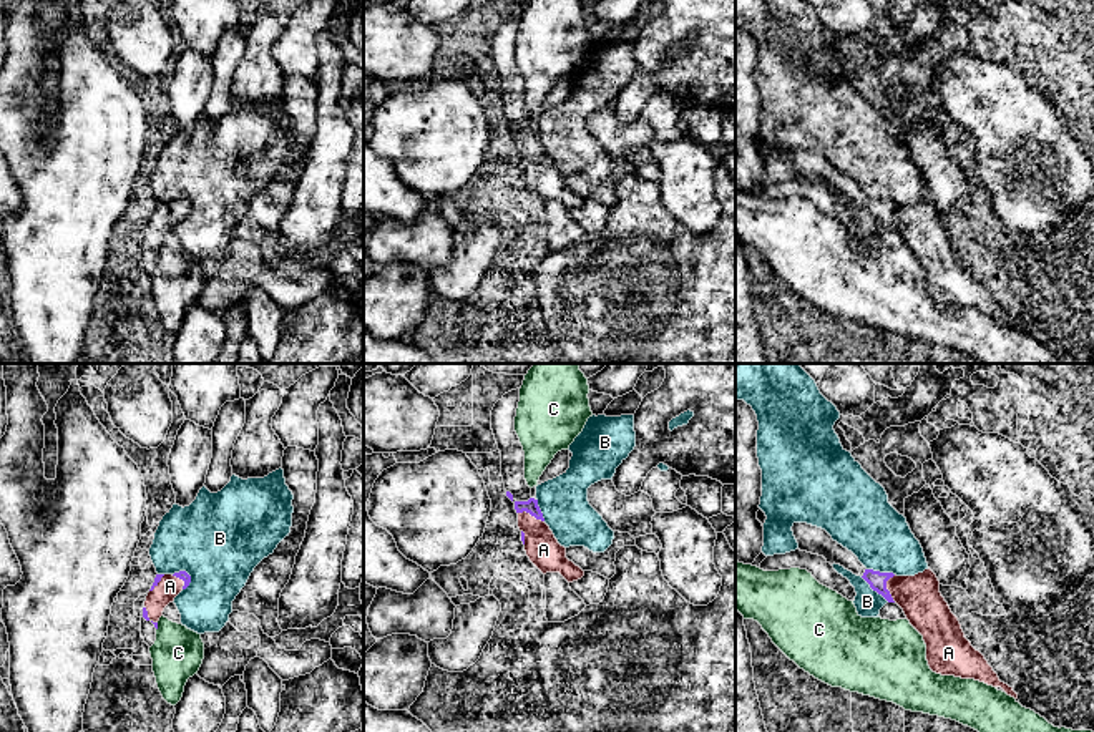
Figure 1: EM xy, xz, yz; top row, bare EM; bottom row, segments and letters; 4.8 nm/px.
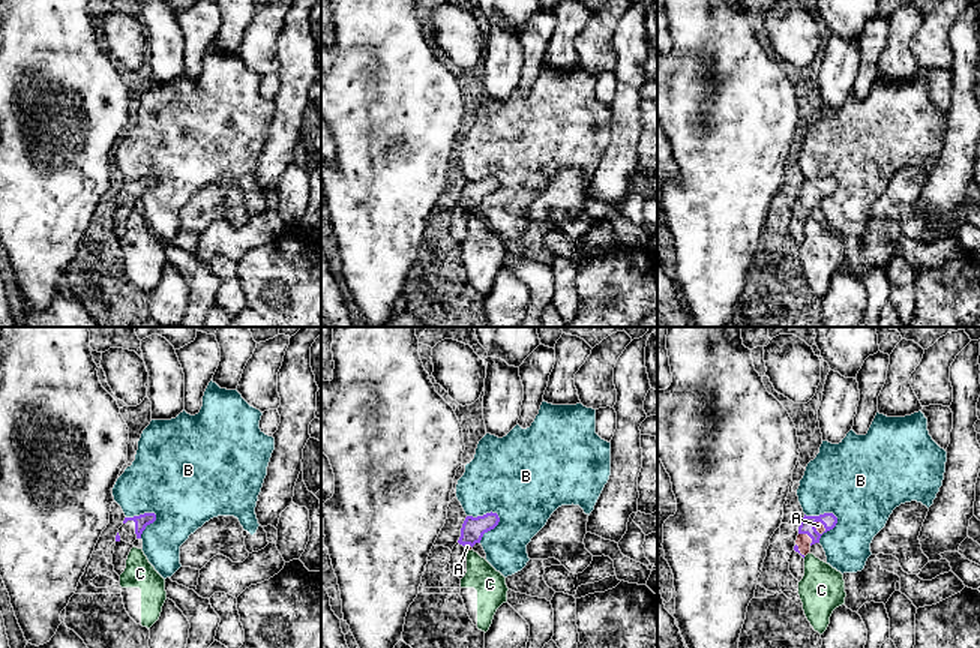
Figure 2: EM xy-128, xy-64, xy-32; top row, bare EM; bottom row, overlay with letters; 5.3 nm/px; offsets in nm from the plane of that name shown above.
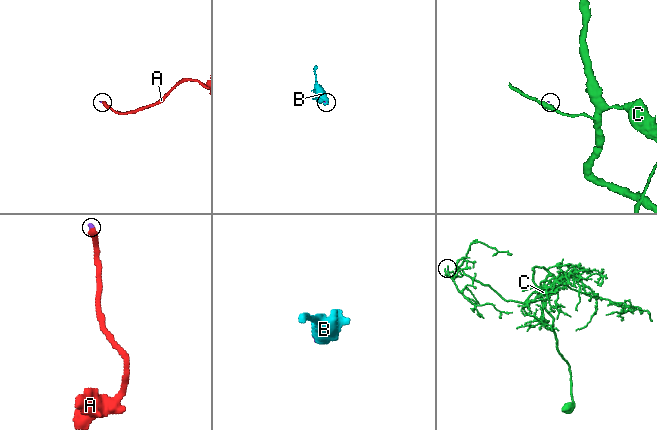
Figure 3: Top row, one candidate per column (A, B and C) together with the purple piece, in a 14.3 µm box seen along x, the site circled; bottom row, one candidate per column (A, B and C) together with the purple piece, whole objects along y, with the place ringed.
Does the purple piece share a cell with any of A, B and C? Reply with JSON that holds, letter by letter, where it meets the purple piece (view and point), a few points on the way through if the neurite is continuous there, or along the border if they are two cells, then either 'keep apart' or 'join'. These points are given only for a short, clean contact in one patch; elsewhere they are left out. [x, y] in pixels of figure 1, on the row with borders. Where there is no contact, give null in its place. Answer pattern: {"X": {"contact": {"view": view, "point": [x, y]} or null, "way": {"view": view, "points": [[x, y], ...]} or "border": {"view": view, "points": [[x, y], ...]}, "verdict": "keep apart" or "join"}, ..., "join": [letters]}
{"A": {"contact": {"view": "yz", "point": [885, 588]}, "way": {"view": "yz", "points": [[877, 580], [885, 588], [905, 590], [918, 596]]}, "verdict": "join"}, "B": {"contact": {"view": "yz", "point": [875, 590]}, "border": {"view": "yz", "points": [[860, 576], [888, 601]]}, "verdict": "keep apart"}, "C": {"contact": {"view": "xy", "point": [156, 626]}, "border": {"view": "xy", "points": [[158, 623], [156, 629]]}, "verdict": "keep apart"}, "join": ["A"]}

